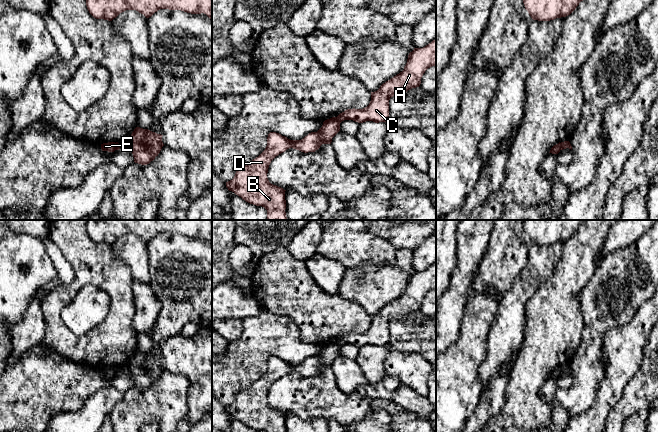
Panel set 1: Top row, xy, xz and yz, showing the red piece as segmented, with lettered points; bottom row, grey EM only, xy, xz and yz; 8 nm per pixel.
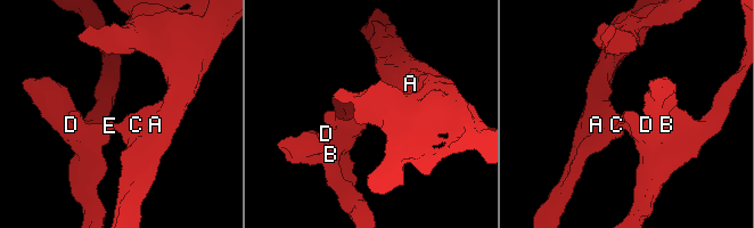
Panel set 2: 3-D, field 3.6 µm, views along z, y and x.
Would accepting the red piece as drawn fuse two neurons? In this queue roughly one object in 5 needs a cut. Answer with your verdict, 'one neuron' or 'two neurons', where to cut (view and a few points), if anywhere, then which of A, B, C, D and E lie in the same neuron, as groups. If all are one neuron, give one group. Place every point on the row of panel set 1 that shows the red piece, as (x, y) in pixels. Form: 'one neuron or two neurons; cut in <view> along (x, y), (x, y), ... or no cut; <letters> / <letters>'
two neurons; cut in yz along (559, 143), (560, 149); A C / B D E

